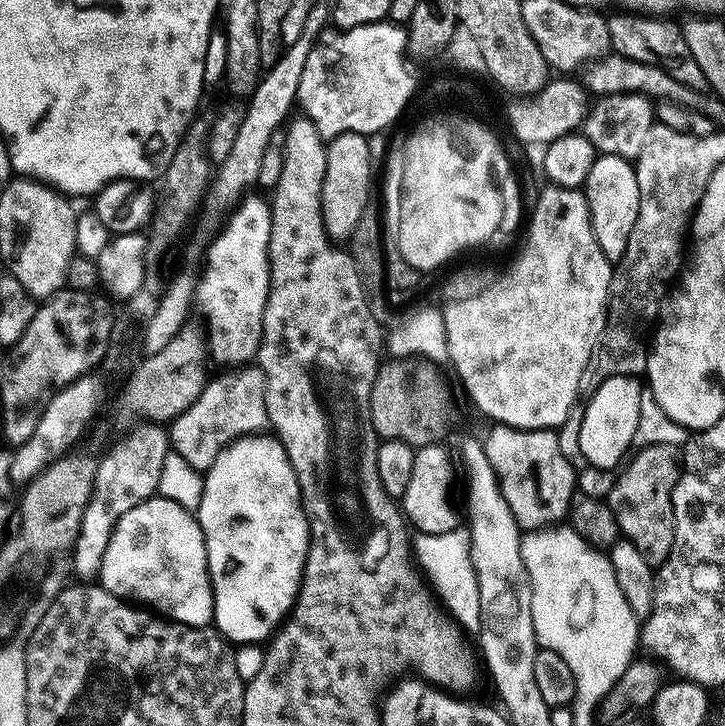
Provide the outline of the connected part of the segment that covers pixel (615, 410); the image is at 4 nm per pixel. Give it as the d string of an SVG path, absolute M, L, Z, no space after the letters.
M632 374L610 375L594 389L584 414L579 417L579 453L589 467L612 472L627 457L629 448L631 451L638 426L644 429L644 402L646 398L654 399L653 392Z

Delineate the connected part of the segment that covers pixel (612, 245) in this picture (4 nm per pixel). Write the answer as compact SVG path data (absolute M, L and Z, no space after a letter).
M597 155L594 166L590 166L590 174L586 174L586 182L582 191L588 200L594 238L598 238L598 246L602 246L602 254L606 254L606 258L613 262L621 260L626 254L626 246L630 242L630 230L634 230L634 222L638 222L640 191L633 161L624 160L621 156Z

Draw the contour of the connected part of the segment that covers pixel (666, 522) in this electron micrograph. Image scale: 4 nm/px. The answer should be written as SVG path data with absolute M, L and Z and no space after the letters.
M647 443L635 454L636 457L632 456L619 469L606 499L620 527L621 537L638 546L638 554L642 554L648 564L659 566L666 562L674 546L672 491L680 477L682 452L675 444Z

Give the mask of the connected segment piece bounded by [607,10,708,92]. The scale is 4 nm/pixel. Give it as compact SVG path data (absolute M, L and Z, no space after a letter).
M616 10L607 17L610 30L612 52L634 59L635 62L648 63L660 67L676 82L684 83L695 91L703 92L708 88L706 74L694 62L694 54L690 54L690 46L686 46L686 38L681 25L671 24L673 21L658 16L641 16L634 12Z

